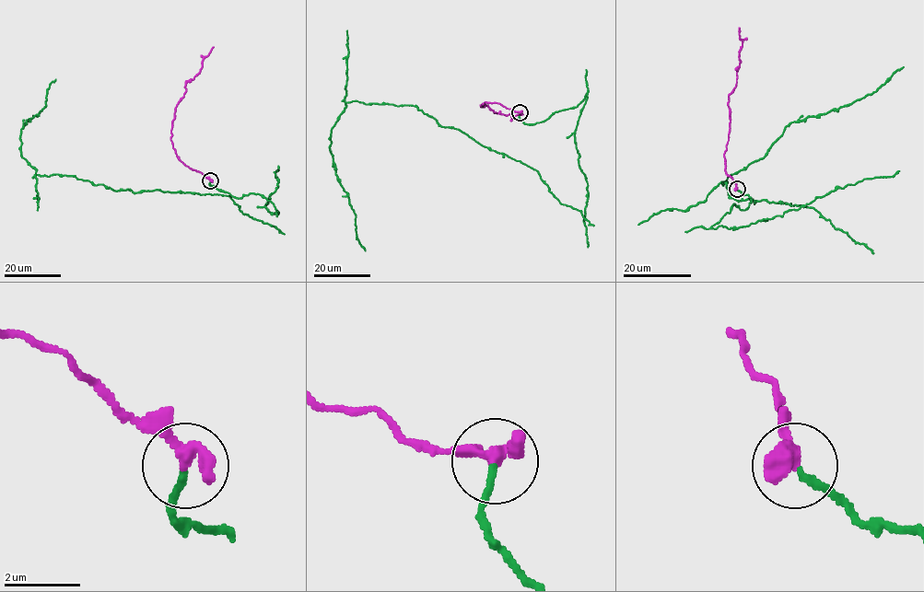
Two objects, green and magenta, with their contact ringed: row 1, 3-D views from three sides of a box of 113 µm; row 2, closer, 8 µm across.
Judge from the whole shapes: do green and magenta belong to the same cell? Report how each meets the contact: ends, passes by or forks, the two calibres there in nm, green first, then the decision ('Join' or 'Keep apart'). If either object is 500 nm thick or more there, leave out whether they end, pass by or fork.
At the ring green ends. At the ring magenta passes by. Thickness 170 nm (green) against 320 nm. Join

